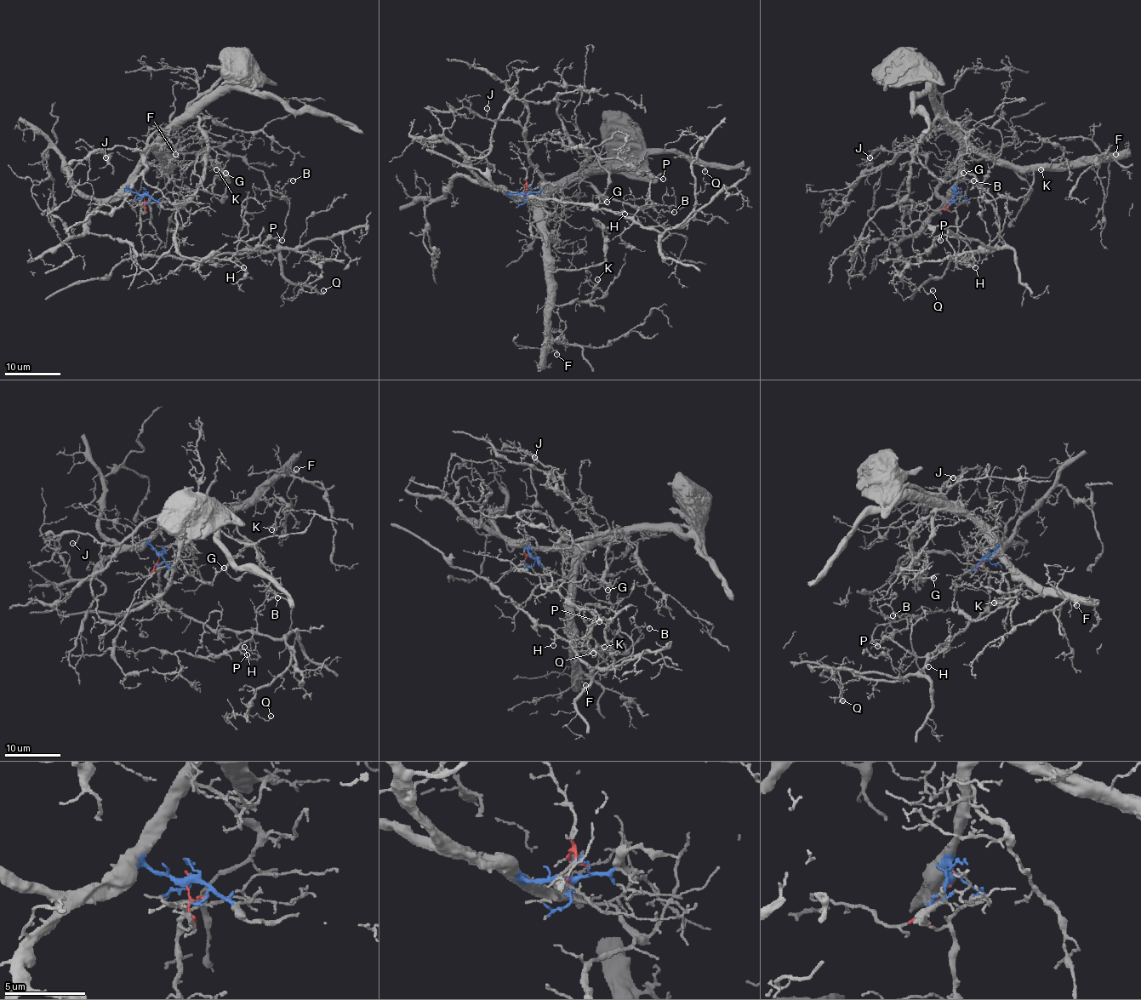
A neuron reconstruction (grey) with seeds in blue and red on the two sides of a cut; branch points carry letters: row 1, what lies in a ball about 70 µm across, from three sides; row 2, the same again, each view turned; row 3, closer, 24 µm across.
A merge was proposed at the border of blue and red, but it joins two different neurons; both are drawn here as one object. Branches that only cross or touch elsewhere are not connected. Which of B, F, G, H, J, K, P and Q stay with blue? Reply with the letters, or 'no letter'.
F, G, J, K

